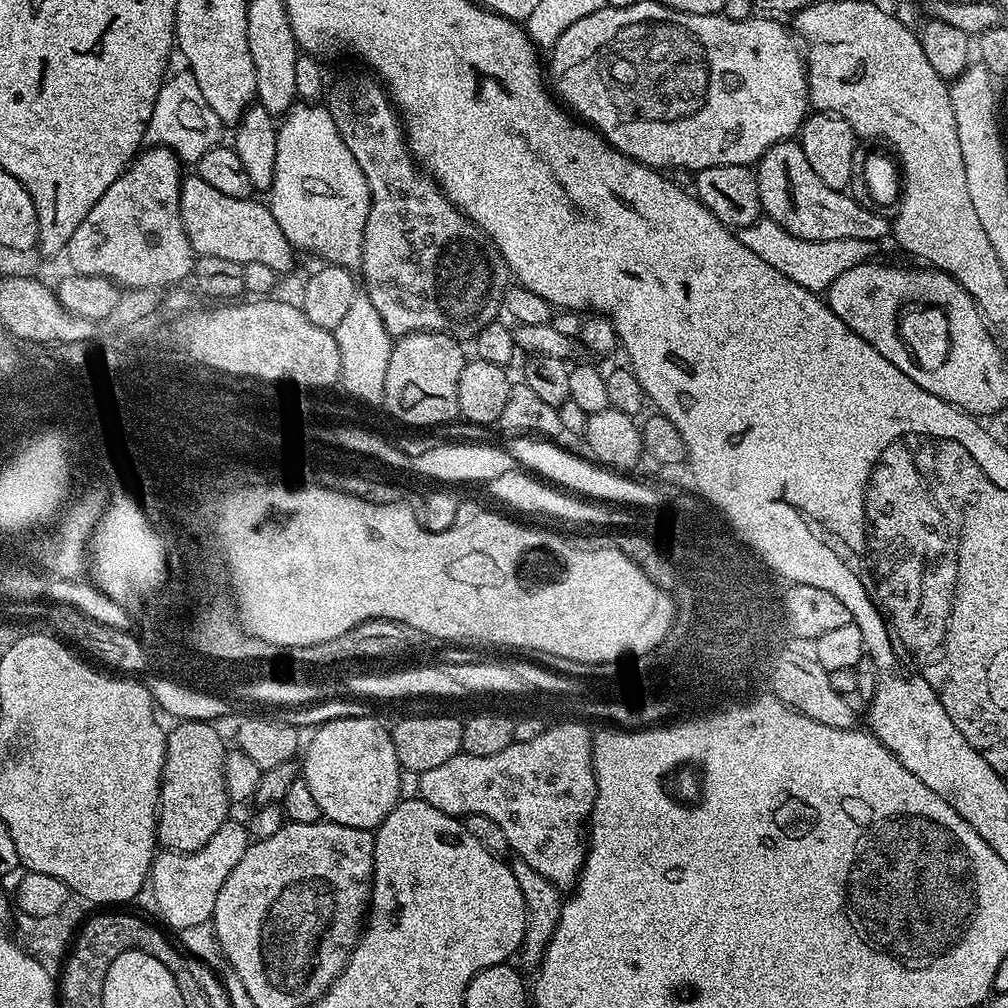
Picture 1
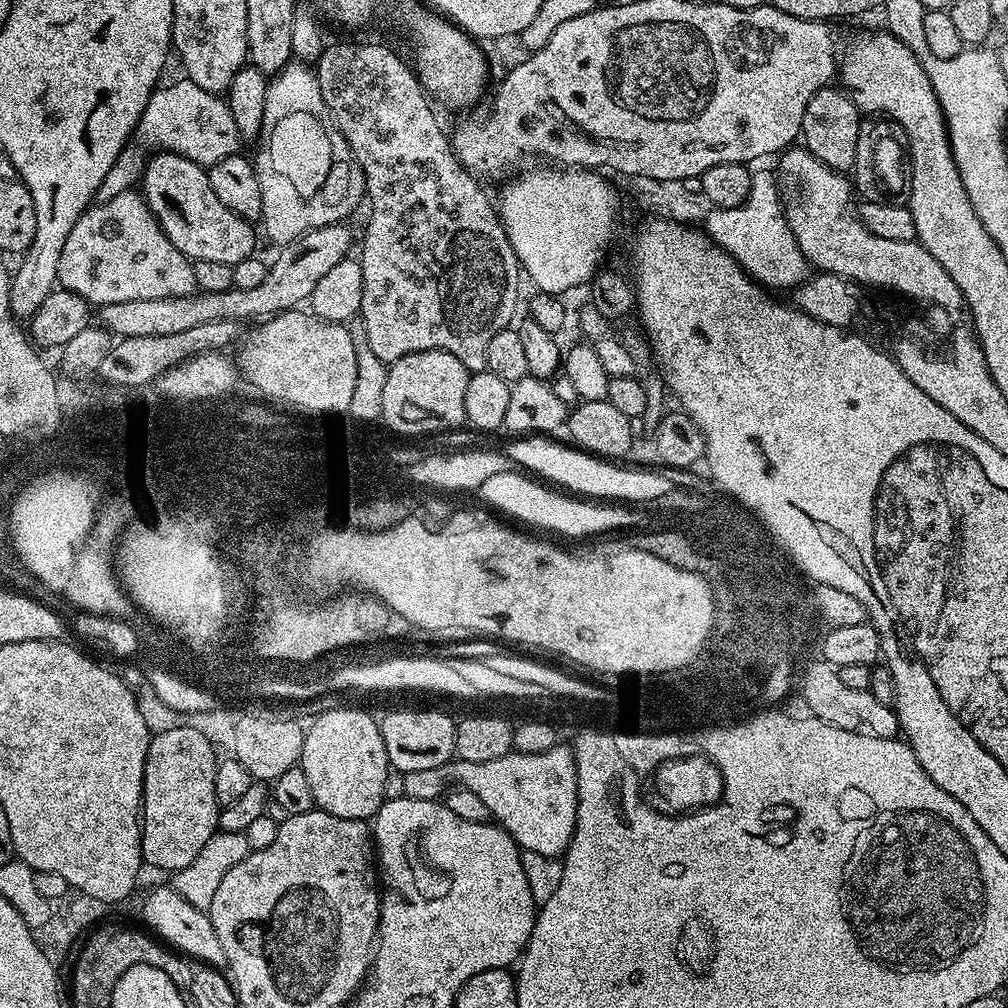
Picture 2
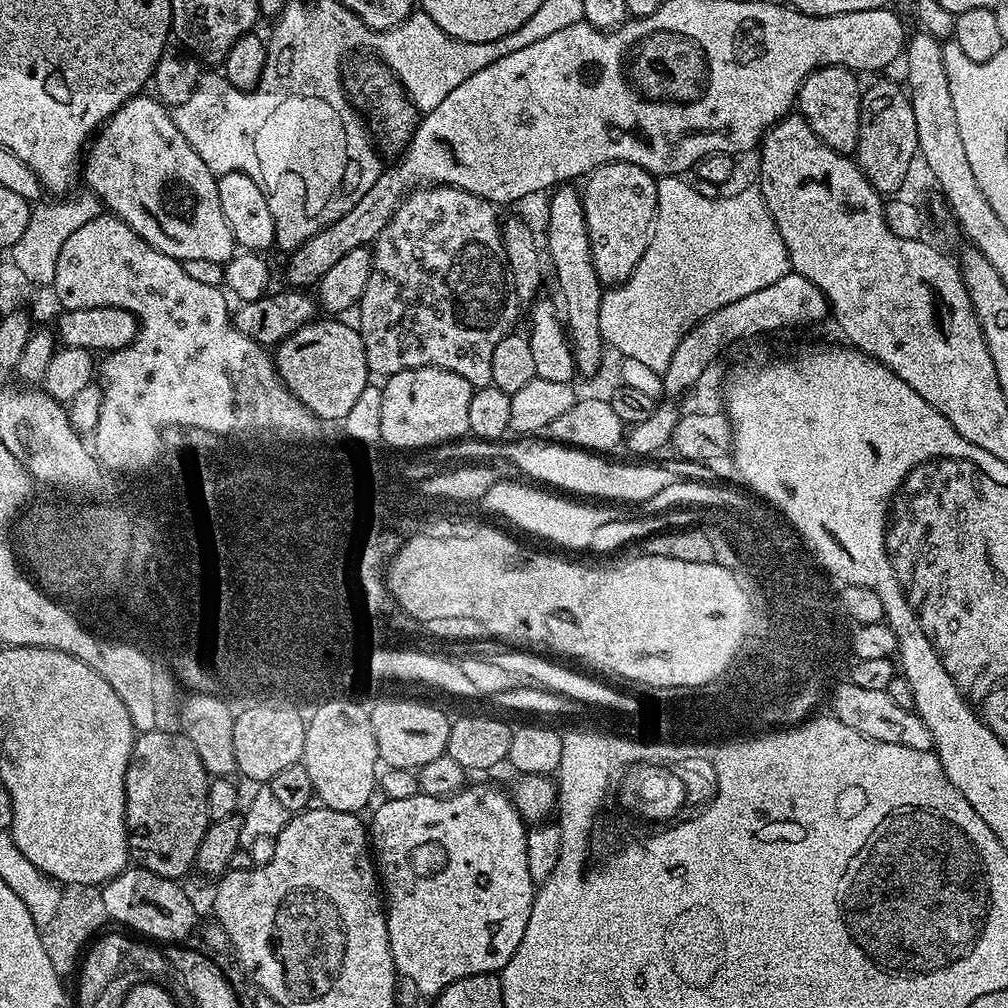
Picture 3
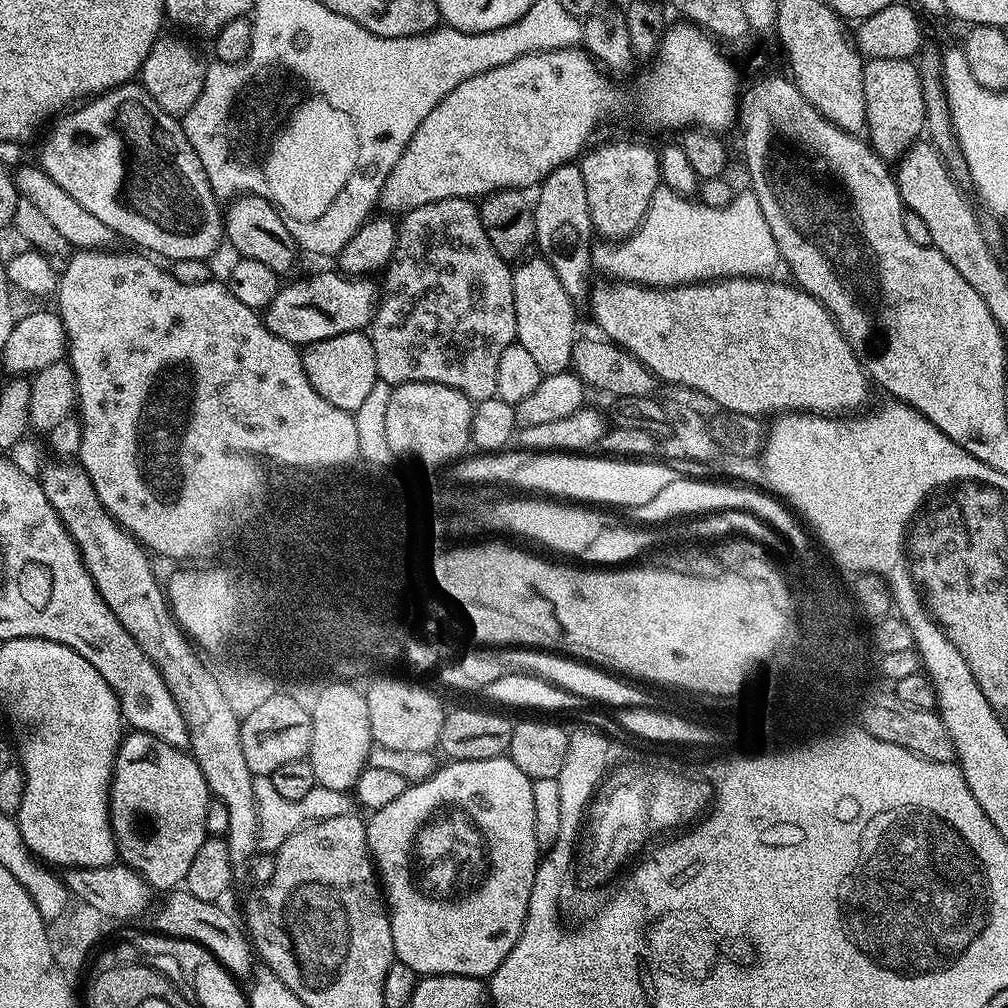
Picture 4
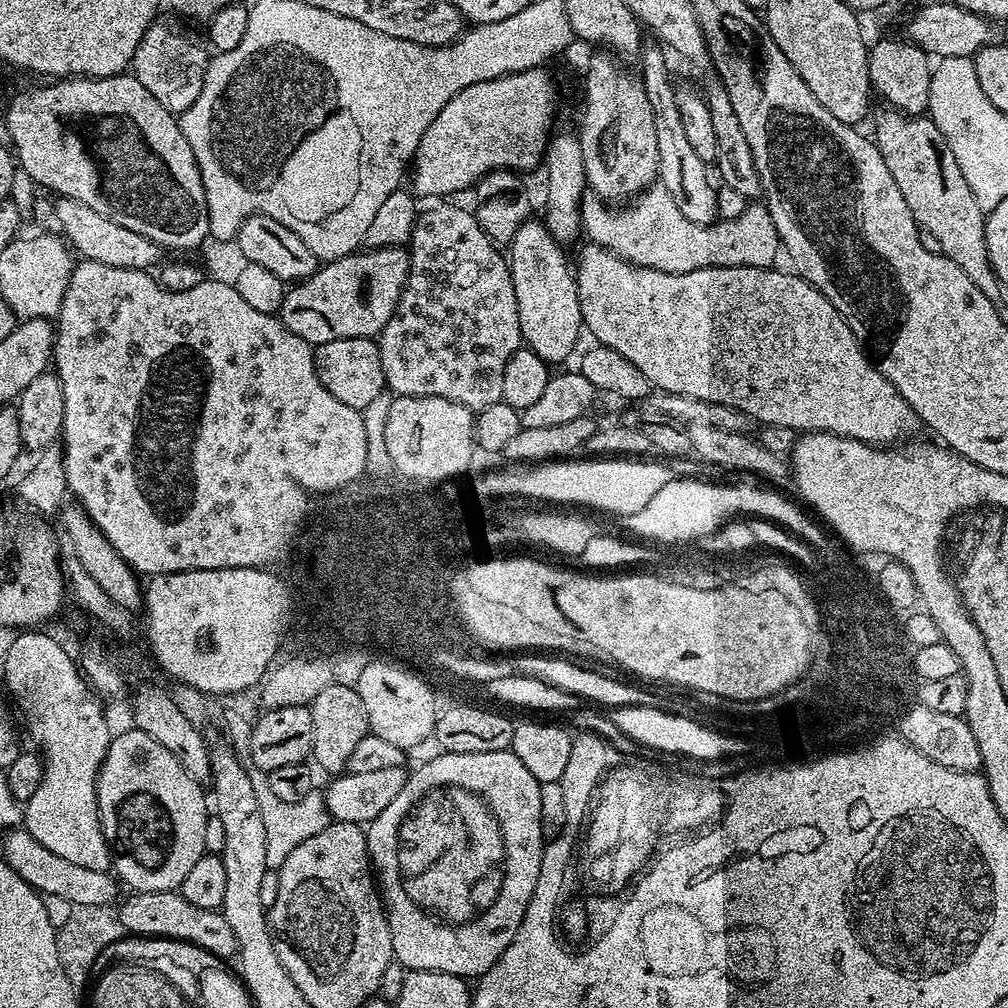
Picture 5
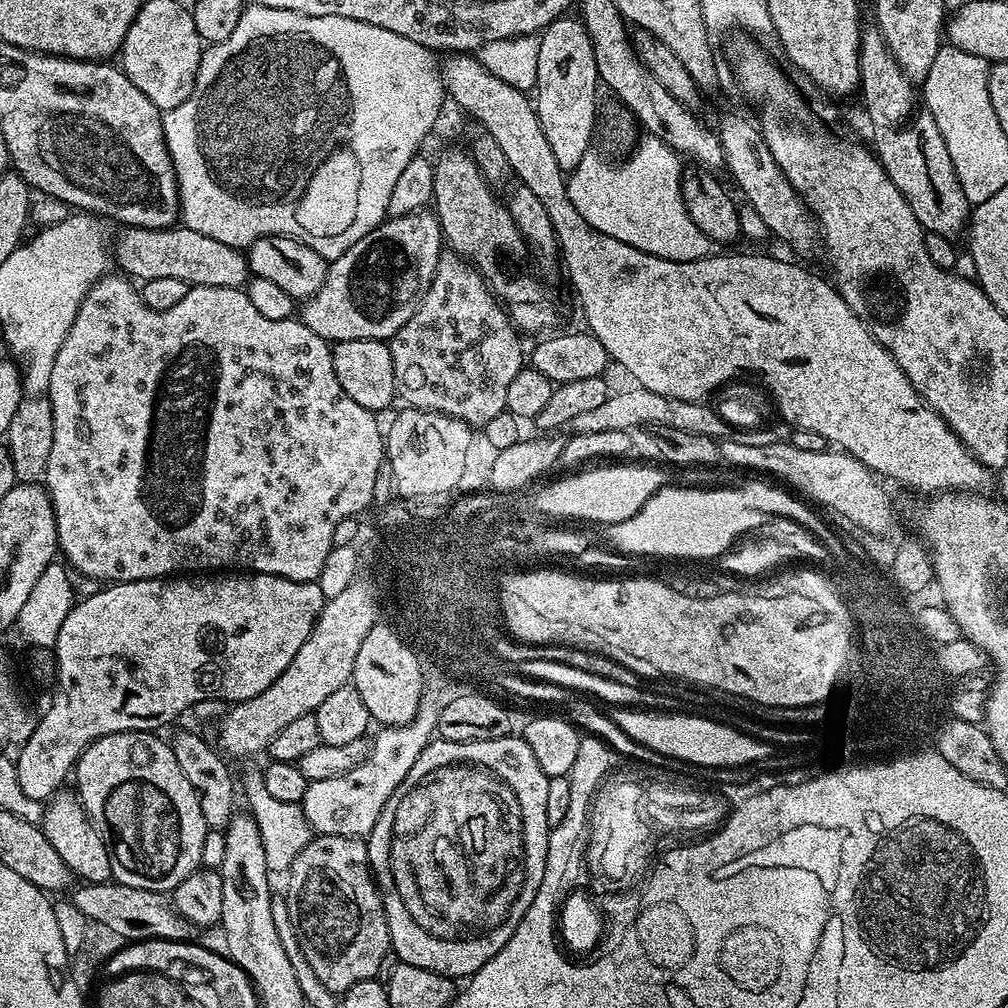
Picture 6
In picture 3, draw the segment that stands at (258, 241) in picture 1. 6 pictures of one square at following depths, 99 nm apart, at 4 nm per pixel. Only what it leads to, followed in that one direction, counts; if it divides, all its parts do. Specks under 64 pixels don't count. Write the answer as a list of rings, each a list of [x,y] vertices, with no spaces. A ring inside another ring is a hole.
[[[148,95],[130,98],[109,120],[104,121],[95,133],[94,143],[87,149],[82,180],[88,183],[85,185],[93,194],[99,196],[111,215],[125,220],[143,240],[150,242],[150,246],[162,250],[162,254],[181,262],[203,258],[225,265],[238,245],[220,209],[217,177],[213,176],[206,162],[198,158],[194,146],[182,138],[182,130],[178,130],[173,122],[171,111],[155,95]]]

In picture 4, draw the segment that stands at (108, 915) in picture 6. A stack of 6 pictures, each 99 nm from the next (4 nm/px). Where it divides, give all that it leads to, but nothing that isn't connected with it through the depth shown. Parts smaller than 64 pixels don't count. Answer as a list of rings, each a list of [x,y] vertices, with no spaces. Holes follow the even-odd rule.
[[[172,890],[167,893],[167,896],[168,901],[156,918],[157,933],[174,936],[178,940],[198,942],[207,952],[214,954],[219,964],[227,968],[229,974],[235,976],[237,980],[248,982],[253,979],[251,976],[254,949],[239,919],[236,921],[226,909],[220,908],[224,906],[219,903],[202,902],[202,898],[194,898],[194,894],[190,894],[187,890]]]

